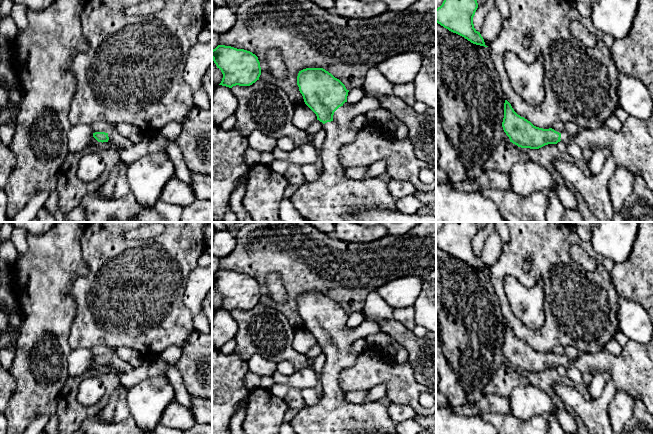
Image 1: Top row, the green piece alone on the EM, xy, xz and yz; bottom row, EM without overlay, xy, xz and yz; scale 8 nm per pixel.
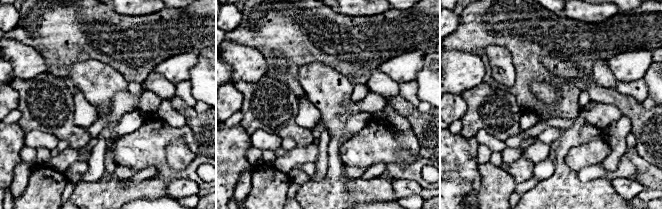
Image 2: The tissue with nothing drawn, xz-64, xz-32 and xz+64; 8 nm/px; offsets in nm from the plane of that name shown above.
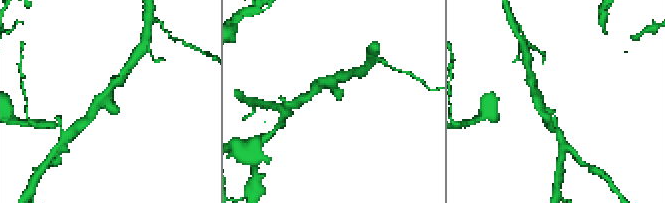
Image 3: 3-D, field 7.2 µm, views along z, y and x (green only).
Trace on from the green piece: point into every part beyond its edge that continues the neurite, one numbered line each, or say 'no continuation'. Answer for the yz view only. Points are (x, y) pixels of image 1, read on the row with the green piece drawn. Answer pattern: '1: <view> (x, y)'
1: yz (632, 146)

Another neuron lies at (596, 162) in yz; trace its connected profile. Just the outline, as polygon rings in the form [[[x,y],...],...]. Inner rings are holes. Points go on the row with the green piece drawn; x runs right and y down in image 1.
[[[606,148],[598,149],[593,152],[590,160],[587,161],[592,175],[596,175],[602,170],[608,156],[609,152]]]

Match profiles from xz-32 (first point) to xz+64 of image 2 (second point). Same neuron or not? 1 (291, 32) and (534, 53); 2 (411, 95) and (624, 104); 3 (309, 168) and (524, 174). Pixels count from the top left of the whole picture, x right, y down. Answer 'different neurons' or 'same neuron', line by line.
1: same neuron
2: different neurons
3: different neurons

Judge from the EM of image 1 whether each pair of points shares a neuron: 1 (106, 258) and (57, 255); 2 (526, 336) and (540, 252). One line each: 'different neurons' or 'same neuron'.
1: different neurons
2: same neuron

